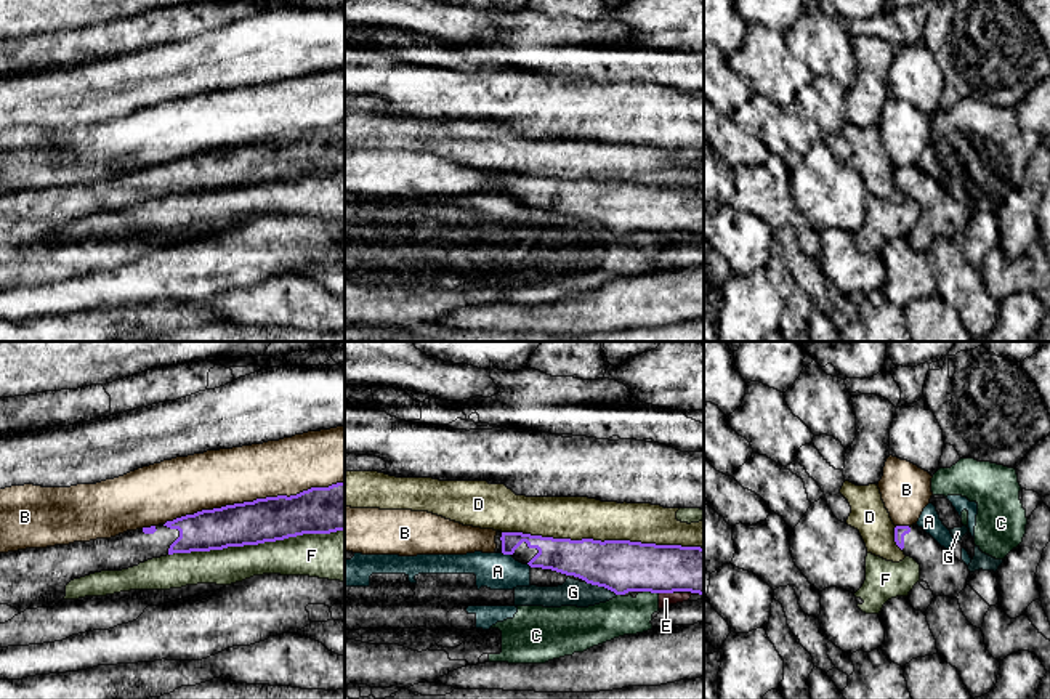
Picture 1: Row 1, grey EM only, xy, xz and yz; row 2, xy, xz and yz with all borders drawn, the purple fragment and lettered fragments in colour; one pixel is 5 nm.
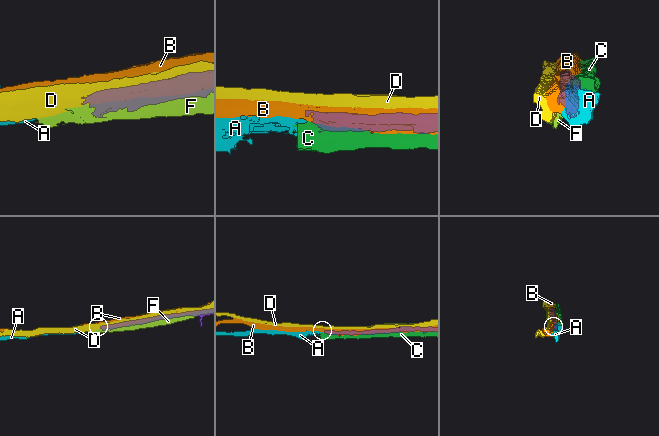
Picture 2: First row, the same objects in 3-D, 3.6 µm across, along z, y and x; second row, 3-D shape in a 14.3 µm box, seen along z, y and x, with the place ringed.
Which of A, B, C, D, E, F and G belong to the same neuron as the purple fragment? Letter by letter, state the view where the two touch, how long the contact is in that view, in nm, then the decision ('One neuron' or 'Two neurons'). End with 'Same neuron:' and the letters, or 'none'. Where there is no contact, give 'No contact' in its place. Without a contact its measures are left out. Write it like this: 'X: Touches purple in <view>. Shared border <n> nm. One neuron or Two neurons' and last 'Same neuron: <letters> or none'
A: Touches purple in xz. Shared border 50 nm. Two neurons
B: Touches purple in xy. Shared border 950 nm. Two neurons
C: Touches purple in xz. Shared border 80 nm. Two neurons
D: Touches purple in xz. Shared border 1000 nm. Two neurons
E: Touches purple in xz. Shared border 70 nm. Two neurons
F: Touches purple in xy. Shared border 900 nm. Two neurons
G: Touches purple in xz. Shared border 190 nm. Two neurons
Same neuron: none

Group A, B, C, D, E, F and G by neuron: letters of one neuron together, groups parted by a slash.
A C E G / B / D / F

